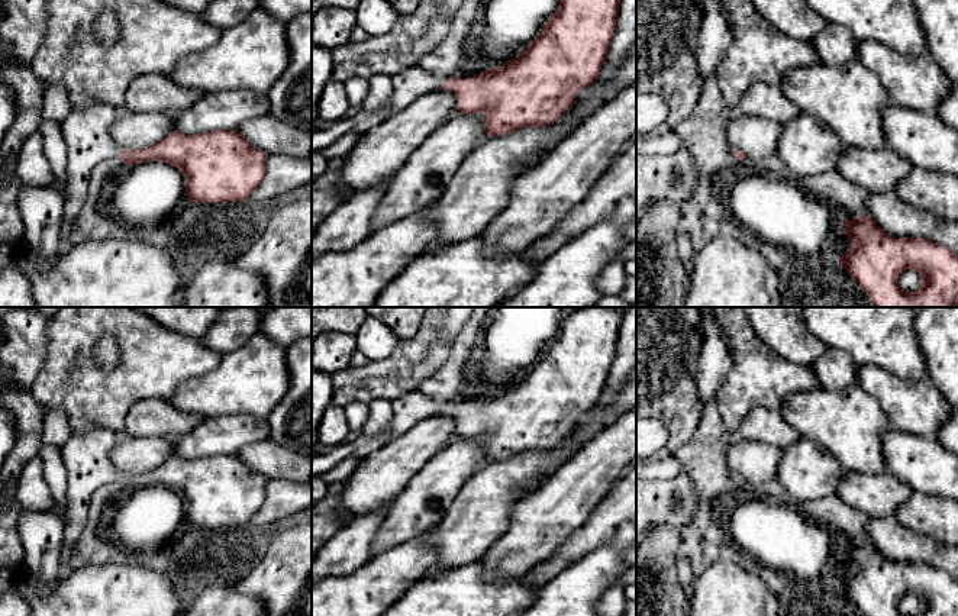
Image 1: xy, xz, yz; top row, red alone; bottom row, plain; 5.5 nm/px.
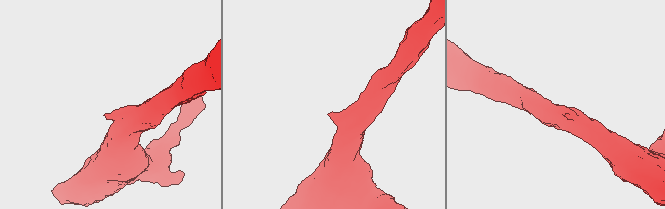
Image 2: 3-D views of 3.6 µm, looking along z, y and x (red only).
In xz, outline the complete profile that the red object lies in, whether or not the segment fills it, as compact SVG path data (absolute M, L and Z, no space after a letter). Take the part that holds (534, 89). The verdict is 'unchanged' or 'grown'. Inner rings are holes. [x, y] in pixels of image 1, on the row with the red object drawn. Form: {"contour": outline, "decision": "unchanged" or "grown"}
{"contour": "M559 0L554 14L538 36L512 61L471 78L455 75L445 81L419 65L406 68L391 77L390 104L378 112L361 110L354 117L332 122L329 129L312 132L312 151L332 145L349 130L367 132L393 115L401 112L420 96L446 90L455 96L457 109L465 115L484 115L487 138L504 135L523 128L548 126L572 104L578 91L596 81L607 58L616 30L620 0Z", "decision": "grown"}

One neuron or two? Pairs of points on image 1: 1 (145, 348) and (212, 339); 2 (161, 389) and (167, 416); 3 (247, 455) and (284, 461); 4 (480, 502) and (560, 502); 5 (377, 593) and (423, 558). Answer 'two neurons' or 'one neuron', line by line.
1: two neurons
2: two neurons
3: one neuron
4: two neurons
5: one neuron

